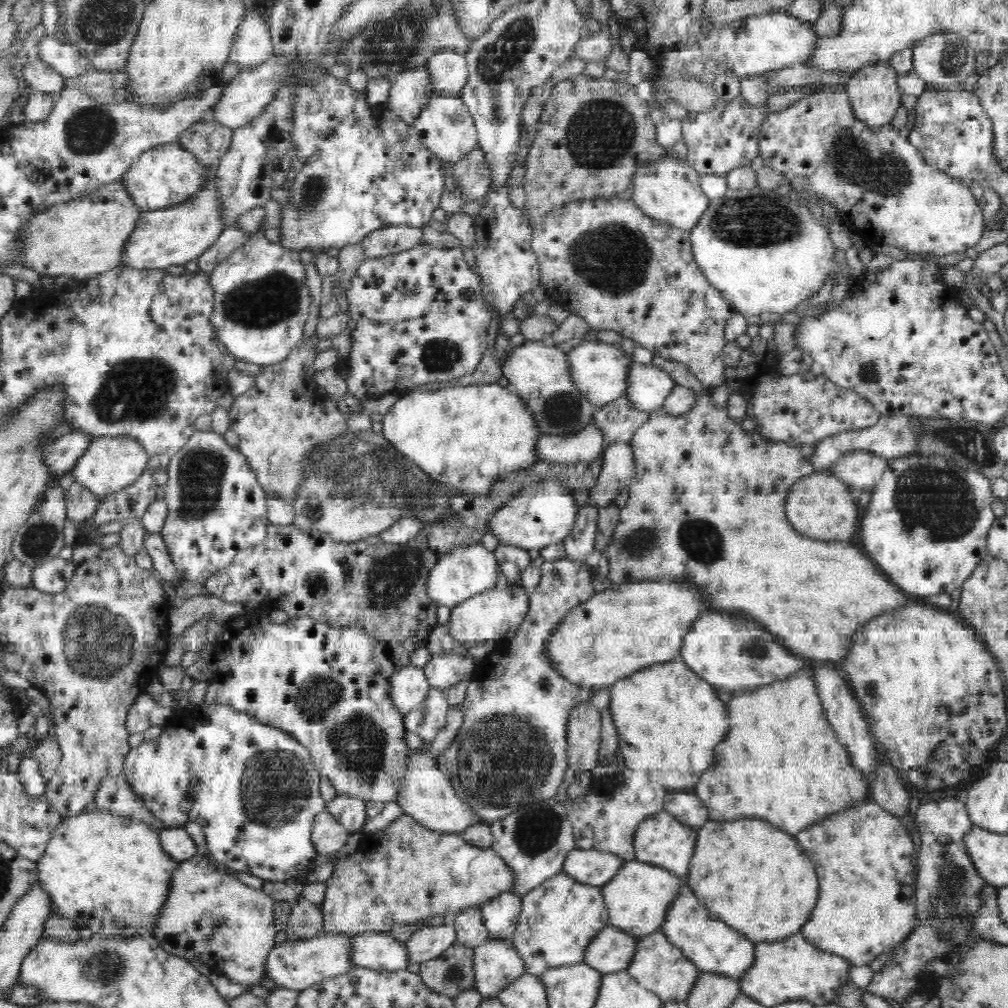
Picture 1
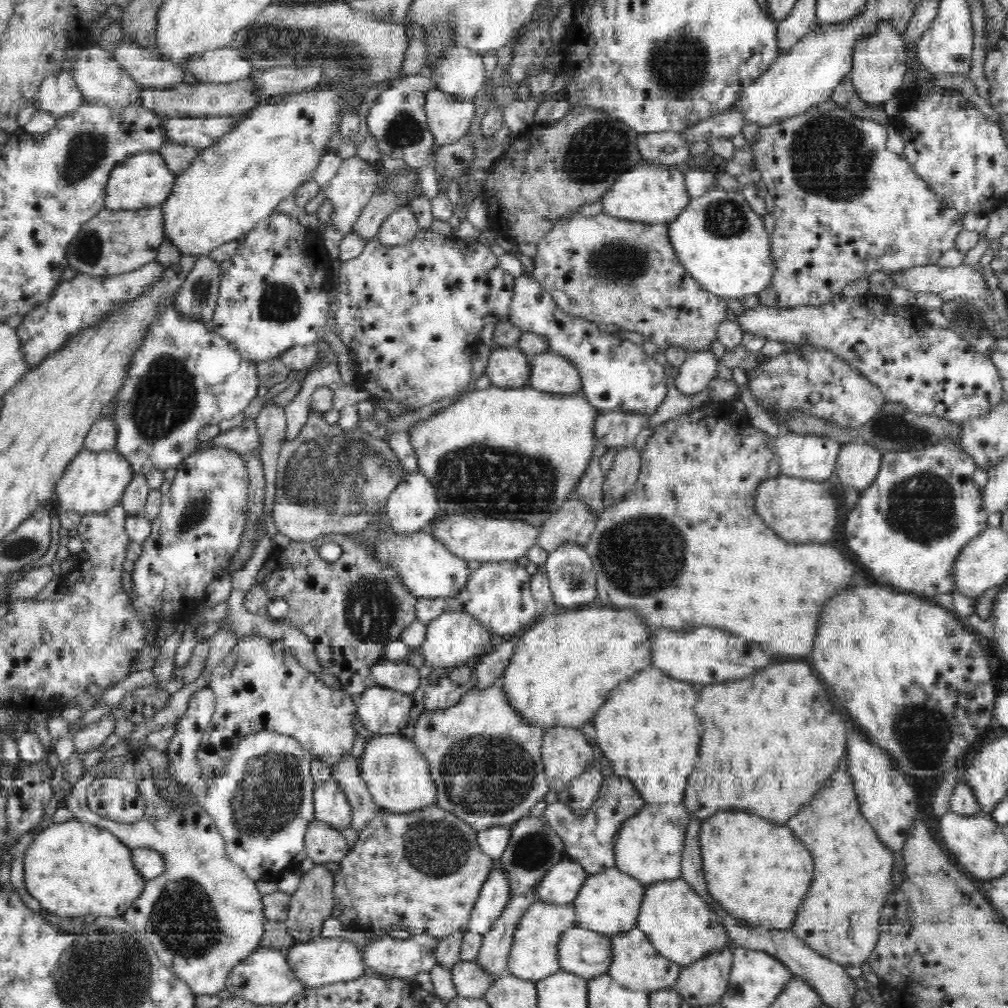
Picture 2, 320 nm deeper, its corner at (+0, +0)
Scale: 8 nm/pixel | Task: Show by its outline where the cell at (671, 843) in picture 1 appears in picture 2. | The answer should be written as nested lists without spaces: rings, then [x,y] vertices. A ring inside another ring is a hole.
[[[646,803],[638,814],[628,818],[618,834],[615,867],[640,880],[644,885],[658,881],[681,879],[681,858],[690,822],[686,805],[674,803]]]

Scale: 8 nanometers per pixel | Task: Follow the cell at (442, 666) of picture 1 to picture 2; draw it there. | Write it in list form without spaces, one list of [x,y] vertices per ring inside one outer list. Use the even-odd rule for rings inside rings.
[[[380,662],[372,668],[372,677],[376,685],[390,690],[400,690],[412,694],[420,684],[421,676],[415,666],[406,662]]]

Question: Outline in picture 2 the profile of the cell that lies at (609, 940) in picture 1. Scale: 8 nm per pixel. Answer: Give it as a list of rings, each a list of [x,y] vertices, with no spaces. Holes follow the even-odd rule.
[[[580,926],[568,929],[558,944],[559,968],[591,979],[607,972],[613,954],[611,937]]]

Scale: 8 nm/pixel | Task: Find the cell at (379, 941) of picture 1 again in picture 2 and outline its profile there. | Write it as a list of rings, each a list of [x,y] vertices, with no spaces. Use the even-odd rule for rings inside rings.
[[[322,937],[313,941],[298,943],[286,950],[286,962],[294,971],[294,978],[305,988],[326,986],[334,982],[346,982],[368,974],[359,946],[342,937]]]

